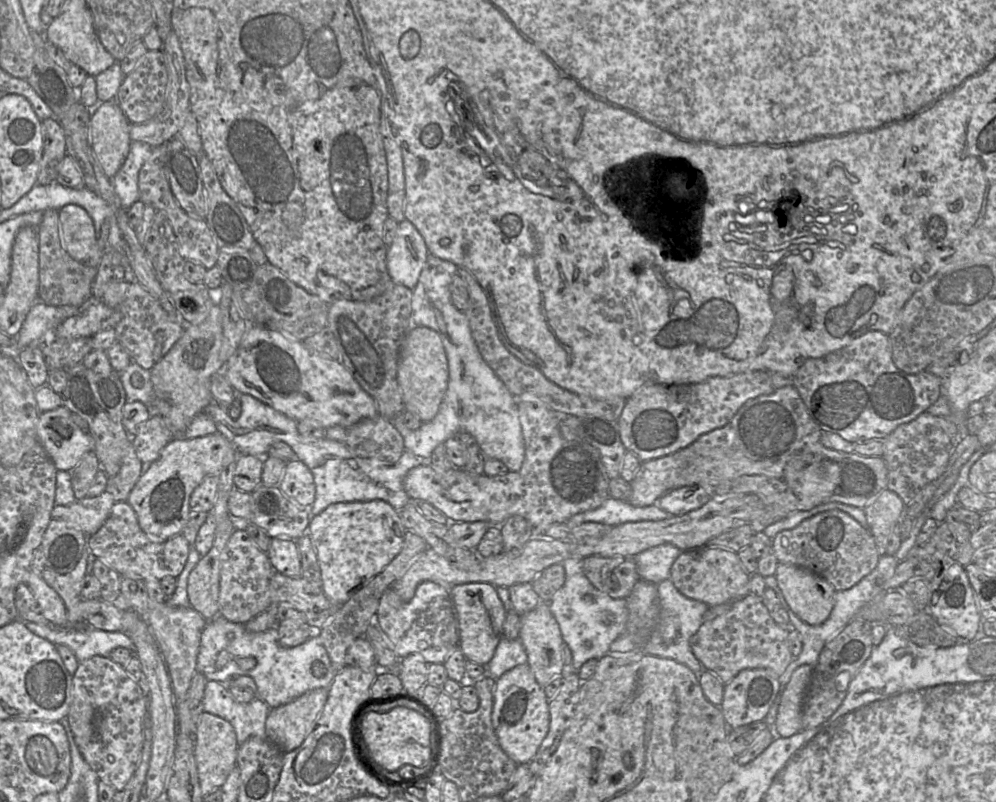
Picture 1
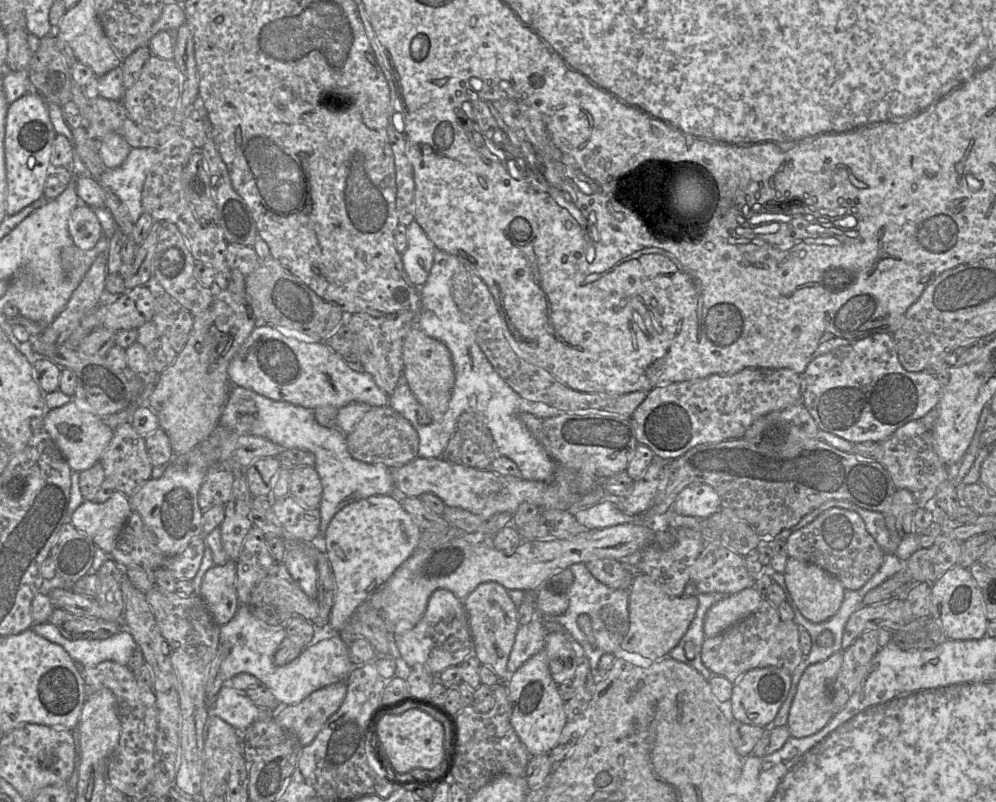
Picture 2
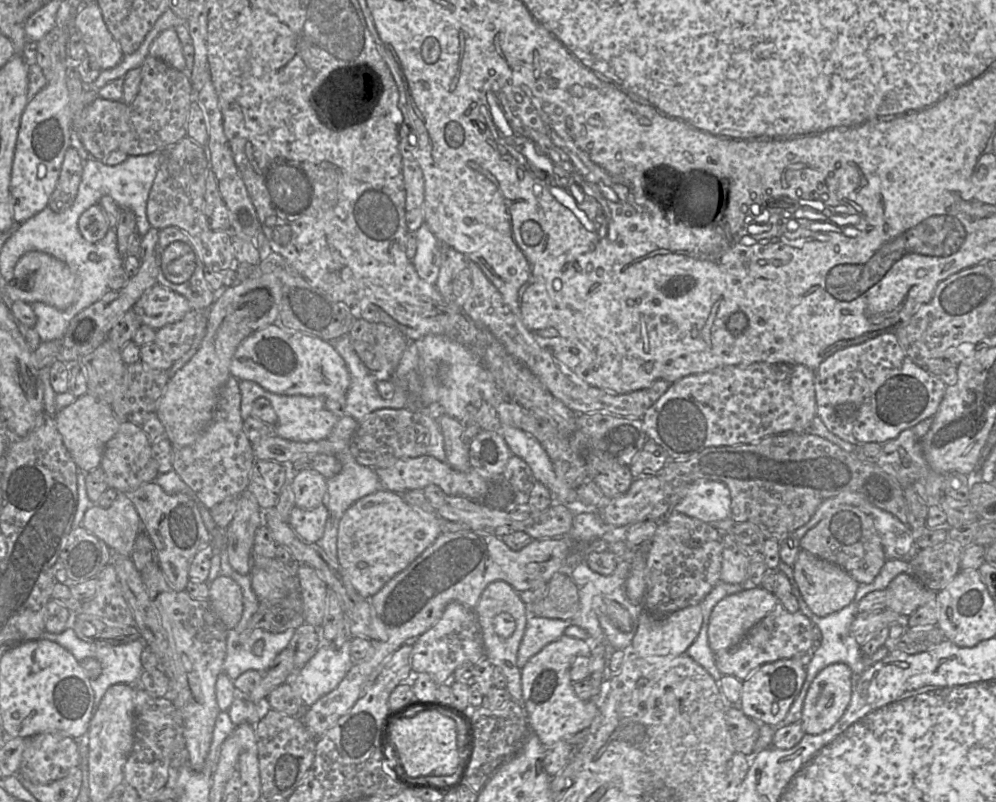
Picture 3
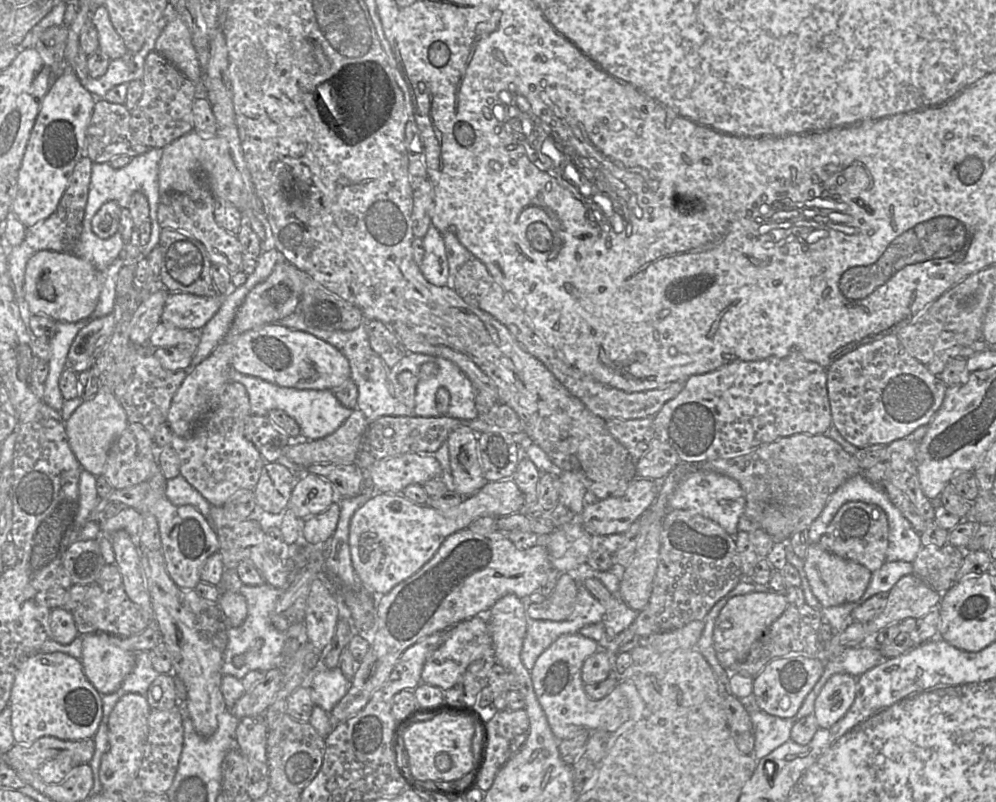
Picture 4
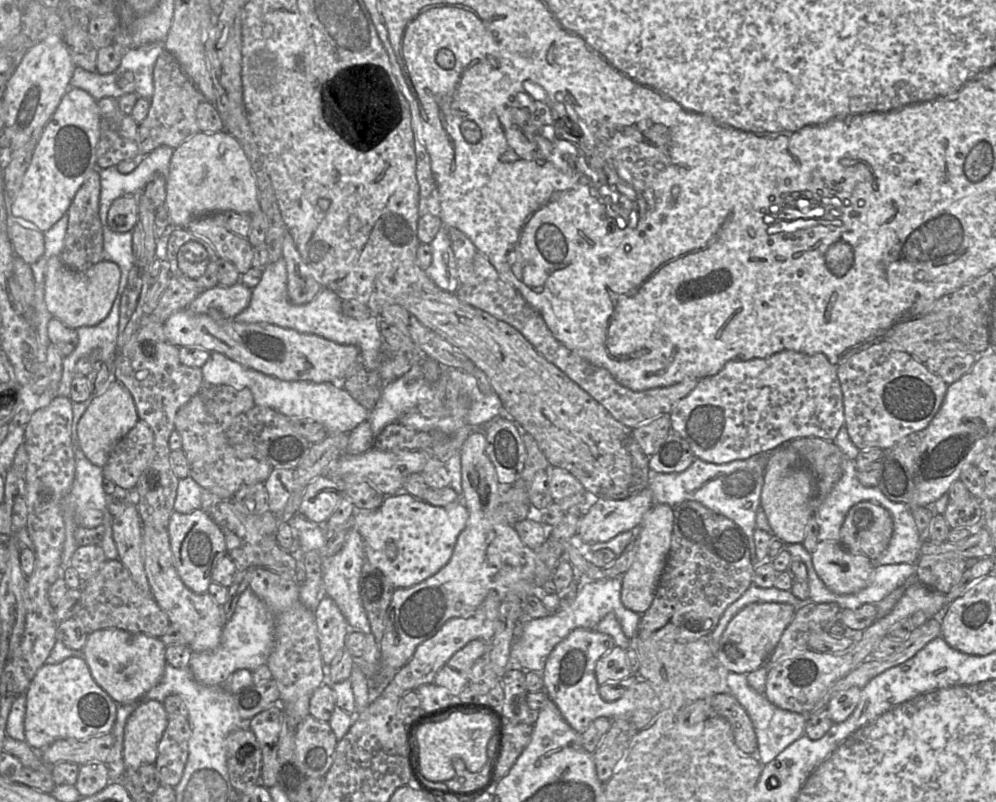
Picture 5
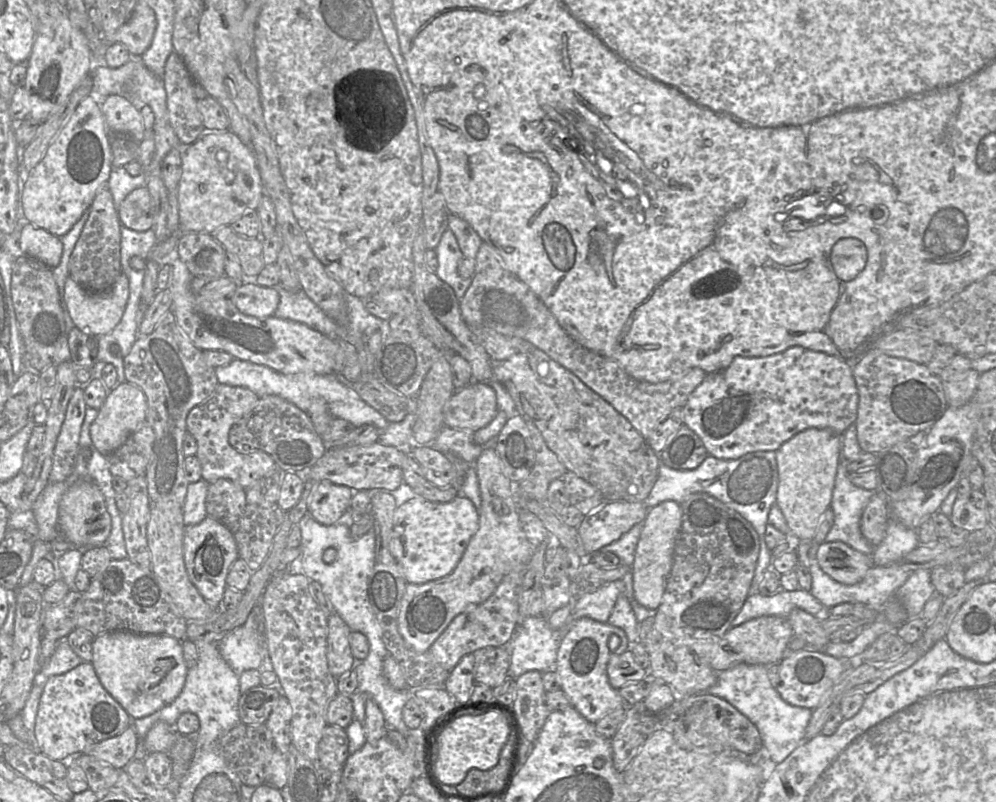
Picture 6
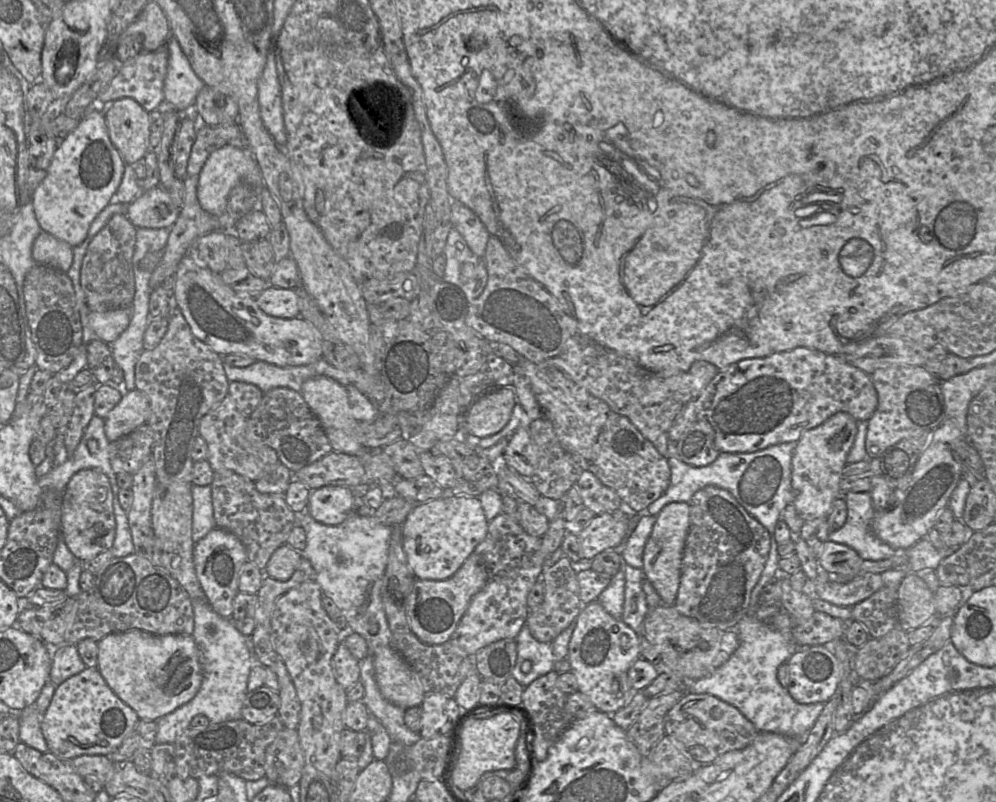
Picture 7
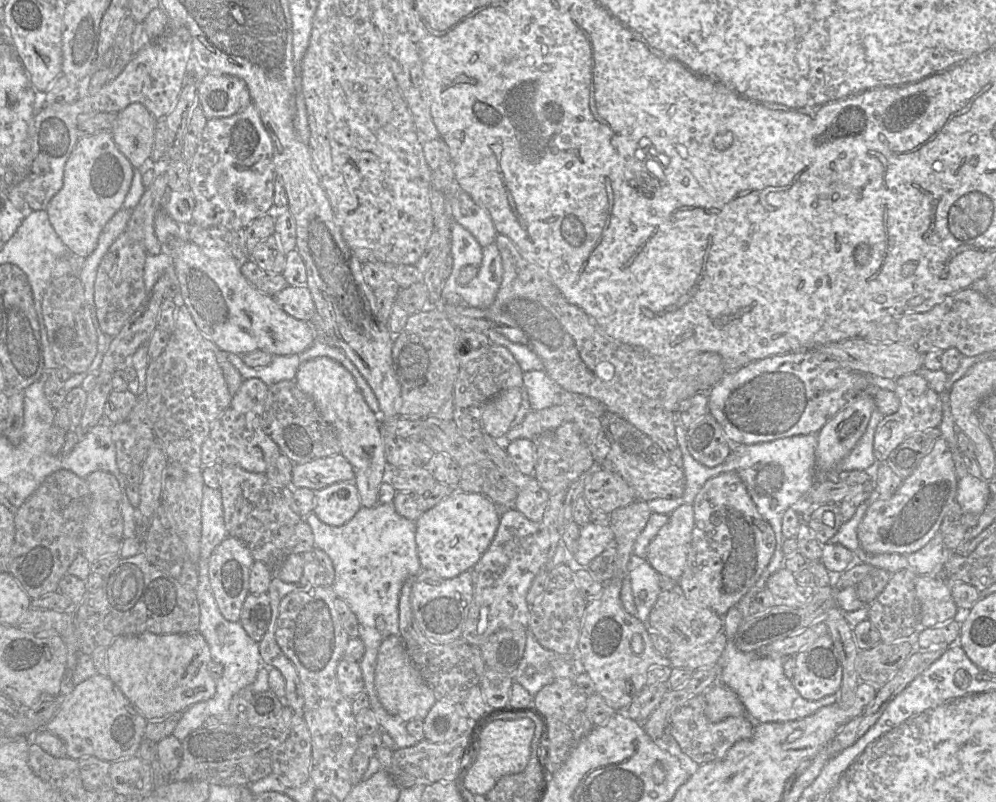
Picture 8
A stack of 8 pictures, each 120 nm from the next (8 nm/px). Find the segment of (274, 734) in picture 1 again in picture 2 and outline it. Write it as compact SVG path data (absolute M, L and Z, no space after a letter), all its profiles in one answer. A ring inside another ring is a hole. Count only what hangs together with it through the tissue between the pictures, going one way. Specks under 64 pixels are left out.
M339 681L314 691L298 704L282 706L278 711L272 711L272 718L279 726L295 735L305 747L311 744L326 721L339 709L346 692L346 681Z

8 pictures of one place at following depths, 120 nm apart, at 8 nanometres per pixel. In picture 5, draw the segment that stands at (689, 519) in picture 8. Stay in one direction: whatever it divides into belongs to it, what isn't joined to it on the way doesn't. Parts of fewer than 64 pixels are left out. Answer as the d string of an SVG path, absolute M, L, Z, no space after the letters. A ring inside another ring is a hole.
M655 504L644 516L637 530L637 551L633 562L623 575L620 594L622 604L640 615L651 606L659 578L666 564L673 529L673 508L667 504Z

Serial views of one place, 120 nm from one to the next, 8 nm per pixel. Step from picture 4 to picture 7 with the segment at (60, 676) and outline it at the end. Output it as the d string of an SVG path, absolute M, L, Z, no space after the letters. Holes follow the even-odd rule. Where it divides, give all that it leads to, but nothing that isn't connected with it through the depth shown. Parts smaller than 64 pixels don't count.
M86 667L82 672L56 686L51 702L43 714L41 730L48 749L54 756L63 760L72 760L81 755L109 756L132 732L139 720L137 713L108 686L98 668Z

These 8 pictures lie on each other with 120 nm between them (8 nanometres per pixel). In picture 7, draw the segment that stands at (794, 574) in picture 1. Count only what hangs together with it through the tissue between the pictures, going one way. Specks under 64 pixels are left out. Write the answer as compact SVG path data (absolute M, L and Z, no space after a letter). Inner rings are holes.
M826 541L819 558L820 565L830 574L851 575L861 565L863 559L847 545Z

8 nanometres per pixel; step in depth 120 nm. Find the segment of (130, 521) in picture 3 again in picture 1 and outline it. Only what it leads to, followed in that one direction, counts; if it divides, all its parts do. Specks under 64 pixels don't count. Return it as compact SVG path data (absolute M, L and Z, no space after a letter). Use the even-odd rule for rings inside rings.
M105 491L99 496L87 496L66 506L55 505L51 516L90 536L104 524L115 503L112 494Z

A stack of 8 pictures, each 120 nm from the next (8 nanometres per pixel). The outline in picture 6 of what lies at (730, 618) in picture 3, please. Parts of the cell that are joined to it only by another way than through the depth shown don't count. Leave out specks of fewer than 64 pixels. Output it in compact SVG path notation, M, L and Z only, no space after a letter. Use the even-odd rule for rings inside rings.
M762 616L731 627L720 639L717 653L712 660L713 670L721 673L740 663L778 664L786 655L793 635L792 627L785 617Z

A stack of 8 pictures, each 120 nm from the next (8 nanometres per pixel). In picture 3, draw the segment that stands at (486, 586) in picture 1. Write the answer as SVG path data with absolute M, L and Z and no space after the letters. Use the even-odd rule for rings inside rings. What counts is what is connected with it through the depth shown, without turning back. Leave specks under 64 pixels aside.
M498 580L484 589L474 610L481 628L485 657L494 667L502 670L507 680L506 689L512 699L523 707L521 669L517 667L517 655L529 617L525 603L508 583Z

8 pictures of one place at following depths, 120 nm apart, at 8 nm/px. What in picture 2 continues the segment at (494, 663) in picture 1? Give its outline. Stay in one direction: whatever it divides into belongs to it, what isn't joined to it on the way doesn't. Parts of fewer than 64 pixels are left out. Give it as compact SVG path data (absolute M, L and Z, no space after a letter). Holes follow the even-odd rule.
M532 619L528 624L520 626L509 655L507 670L514 673L533 655L543 650L548 633L541 620Z

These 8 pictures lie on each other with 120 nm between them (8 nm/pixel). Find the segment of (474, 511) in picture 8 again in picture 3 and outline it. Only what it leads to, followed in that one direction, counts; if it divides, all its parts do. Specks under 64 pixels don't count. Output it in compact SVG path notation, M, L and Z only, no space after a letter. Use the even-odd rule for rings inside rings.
M386 489L359 499L339 522L337 556L343 576L363 598L370 599L436 541L443 521L438 514L416 509L402 495Z

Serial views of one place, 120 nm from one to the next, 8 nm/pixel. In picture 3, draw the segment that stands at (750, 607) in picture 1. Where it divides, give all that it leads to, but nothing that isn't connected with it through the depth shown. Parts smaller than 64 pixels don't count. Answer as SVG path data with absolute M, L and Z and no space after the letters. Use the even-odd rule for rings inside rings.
M779 602L737 645L714 653L716 667L722 675L731 675L741 681L747 679L760 666L777 660L794 659L806 667L815 651L813 625L815 624L800 610L792 614Z

